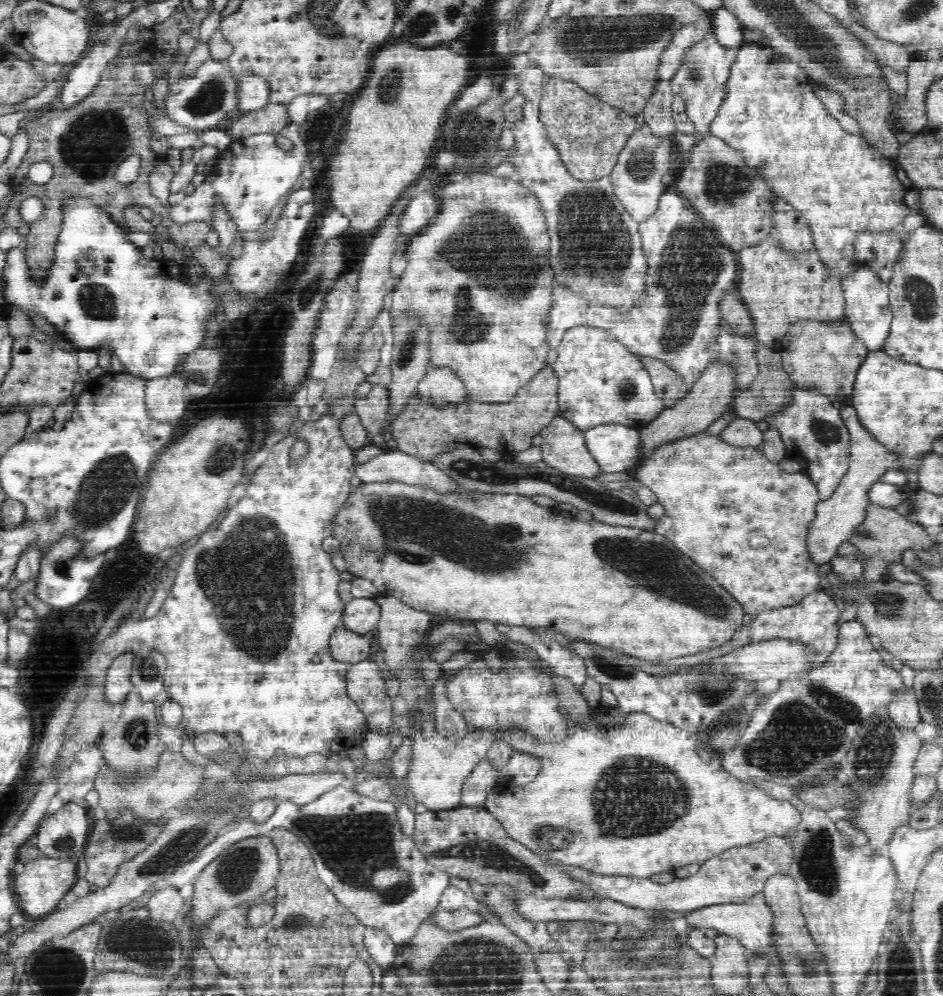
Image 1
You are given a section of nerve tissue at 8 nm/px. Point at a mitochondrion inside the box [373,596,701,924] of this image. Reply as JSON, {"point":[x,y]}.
{"point":[634,797]}

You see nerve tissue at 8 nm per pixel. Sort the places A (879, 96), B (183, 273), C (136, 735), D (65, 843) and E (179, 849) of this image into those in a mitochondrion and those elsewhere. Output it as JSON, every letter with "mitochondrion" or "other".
{"A":"other","B":"other","C":"mitochondrion","D":"mitochondrion","E":"mitochondrion"}

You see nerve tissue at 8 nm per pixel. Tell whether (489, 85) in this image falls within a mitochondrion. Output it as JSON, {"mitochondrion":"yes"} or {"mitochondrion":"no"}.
{"mitochondrion":"no"}

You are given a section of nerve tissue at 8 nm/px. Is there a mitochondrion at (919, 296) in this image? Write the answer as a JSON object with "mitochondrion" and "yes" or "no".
{"mitochondrion":"yes"}

